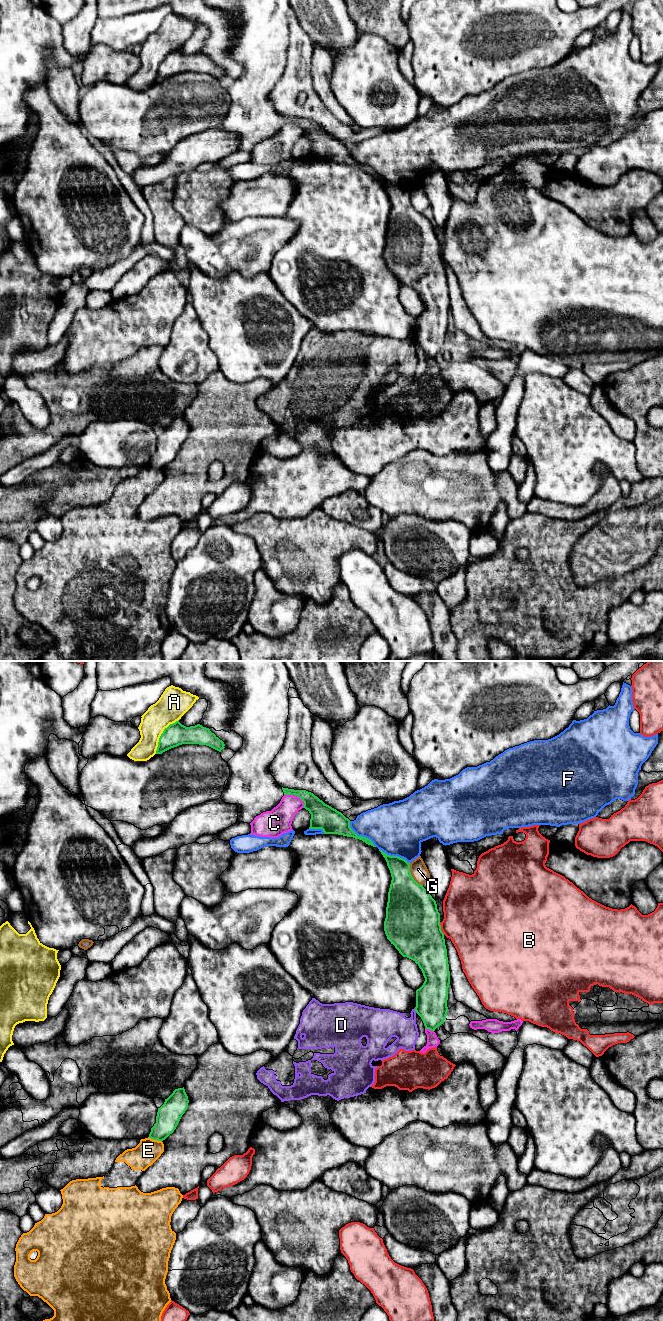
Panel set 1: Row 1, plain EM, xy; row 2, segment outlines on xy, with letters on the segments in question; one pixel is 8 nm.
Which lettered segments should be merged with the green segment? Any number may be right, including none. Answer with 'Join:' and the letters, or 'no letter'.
Join: no letter

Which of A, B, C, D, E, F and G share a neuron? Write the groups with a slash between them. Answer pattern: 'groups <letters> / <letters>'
groups A / B / C / D / E / F / G

